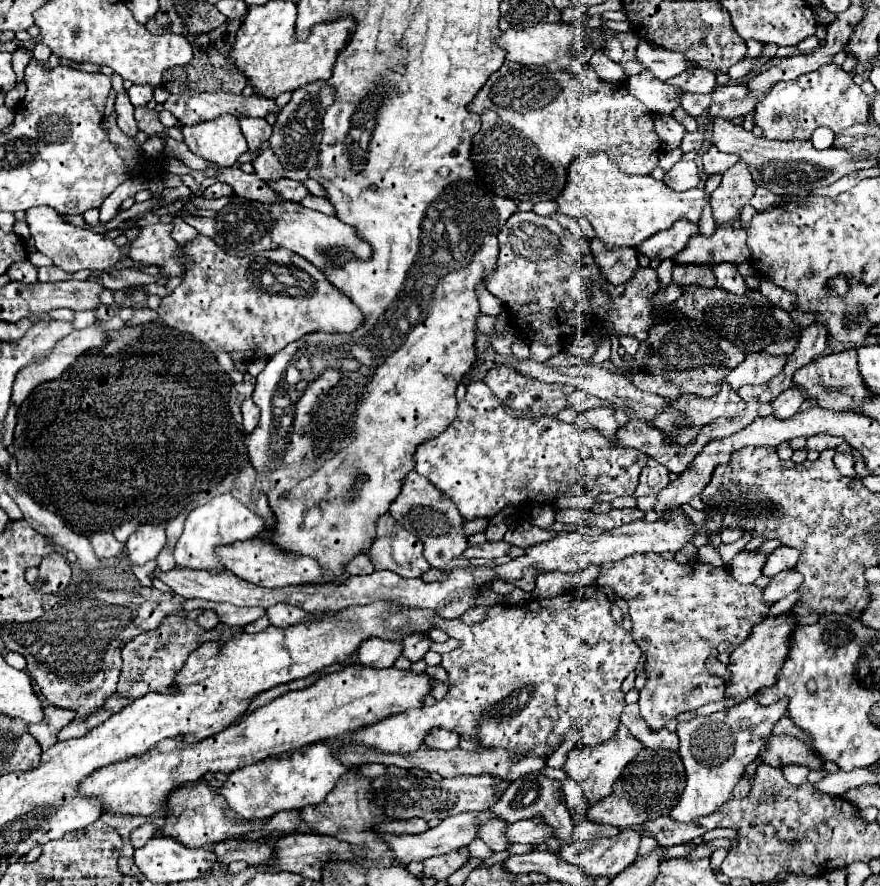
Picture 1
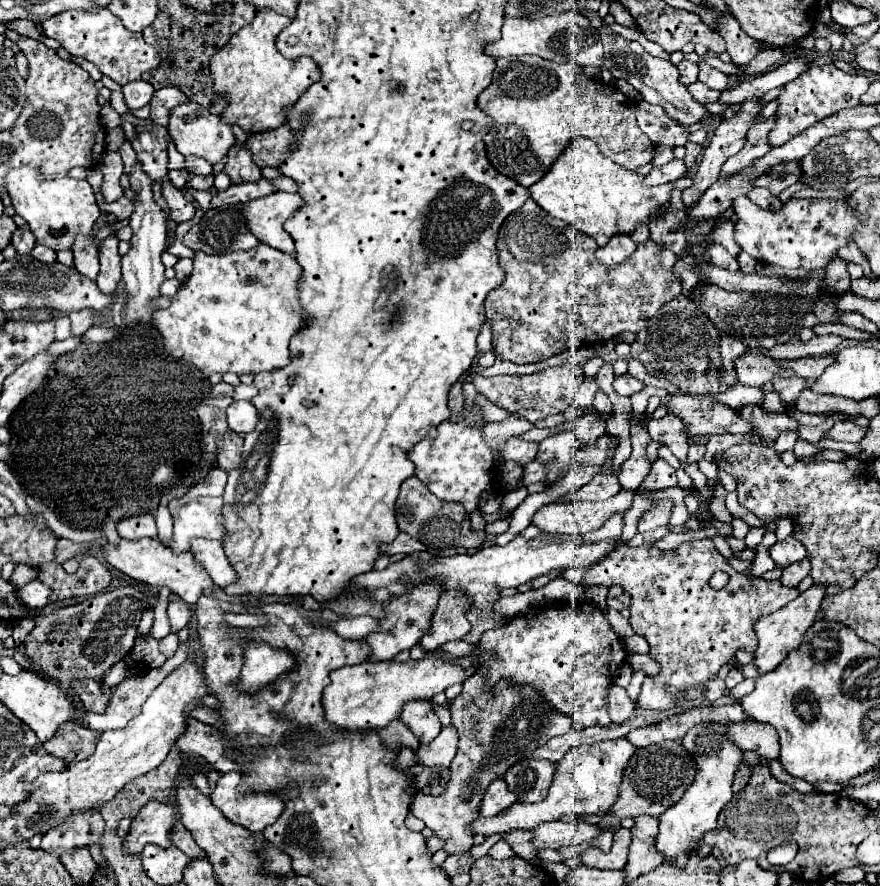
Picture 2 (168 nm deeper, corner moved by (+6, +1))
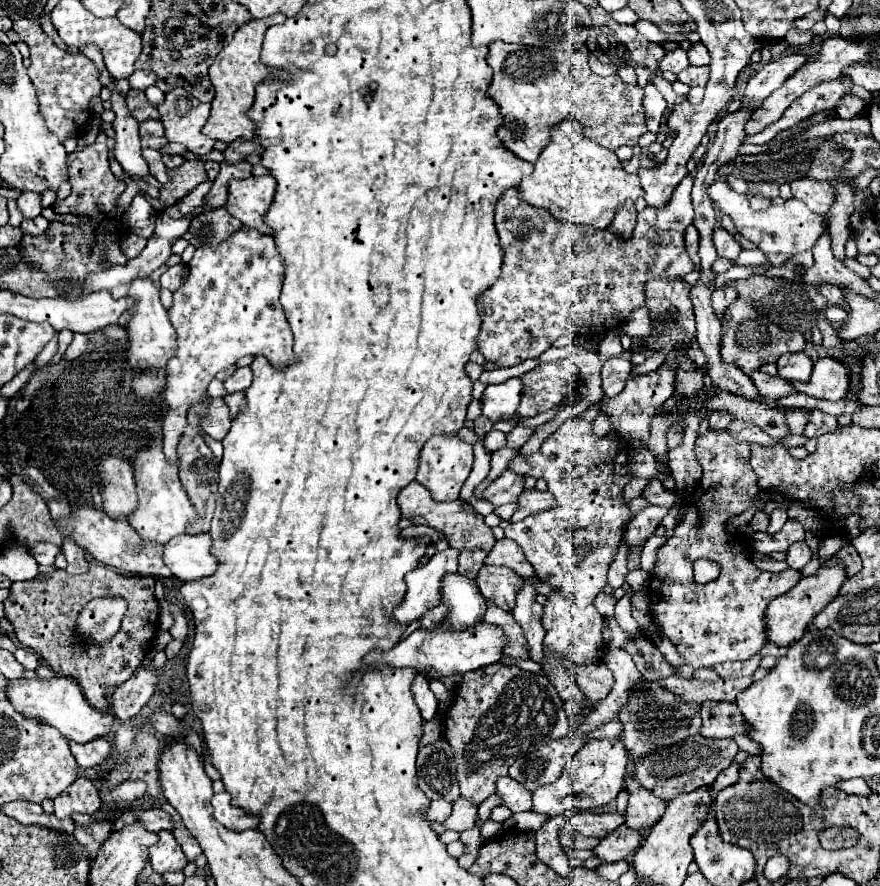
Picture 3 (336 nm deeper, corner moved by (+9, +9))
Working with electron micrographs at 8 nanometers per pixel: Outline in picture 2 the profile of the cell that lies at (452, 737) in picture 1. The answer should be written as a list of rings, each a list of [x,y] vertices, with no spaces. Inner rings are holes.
[[[413,700],[411,704],[405,704],[403,716],[399,718],[421,744],[429,744],[441,732],[441,722],[431,700]]]

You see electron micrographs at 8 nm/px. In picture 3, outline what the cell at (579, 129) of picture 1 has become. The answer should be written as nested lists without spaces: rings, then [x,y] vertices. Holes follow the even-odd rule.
[[[492,42],[488,52],[488,64],[494,70],[492,84],[488,88],[488,96],[500,106],[502,114],[502,126],[498,128],[500,142],[514,154],[520,156],[526,162],[536,162],[540,152],[550,142],[550,130],[568,118],[578,120],[586,129],[586,135],[590,140],[598,142],[600,146],[608,150],[616,150],[620,146],[636,146],[638,138],[646,132],[644,124],[644,108],[642,108],[642,88],[638,86],[626,86],[618,76],[600,78],[596,76],[588,66],[588,48],[582,44],[582,48],[554,52],[548,48],[536,48],[536,46],[522,46],[522,44],[504,44],[504,42]]]

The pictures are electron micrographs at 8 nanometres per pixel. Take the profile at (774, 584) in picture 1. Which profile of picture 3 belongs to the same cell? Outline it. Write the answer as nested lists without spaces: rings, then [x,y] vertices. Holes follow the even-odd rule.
[[[796,542],[792,544],[792,548],[788,548],[786,552],[786,562],[792,570],[802,570],[806,562],[810,562],[812,558],[812,552],[810,548],[806,546],[806,542]]]

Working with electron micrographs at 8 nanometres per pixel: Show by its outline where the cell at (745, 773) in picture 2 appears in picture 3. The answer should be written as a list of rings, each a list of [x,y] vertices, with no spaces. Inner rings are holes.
[[[732,762],[724,772],[720,772],[720,776],[716,778],[712,790],[718,794],[722,788],[726,788],[726,786],[738,782],[738,772],[740,772],[740,764],[738,764],[738,762]]]

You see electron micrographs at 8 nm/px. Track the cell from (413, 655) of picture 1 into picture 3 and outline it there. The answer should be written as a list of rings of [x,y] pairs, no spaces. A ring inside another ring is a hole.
[[[444,574],[440,582],[440,600],[448,606],[444,624],[454,632],[476,626],[486,610],[486,600],[480,596],[476,582],[462,574]]]

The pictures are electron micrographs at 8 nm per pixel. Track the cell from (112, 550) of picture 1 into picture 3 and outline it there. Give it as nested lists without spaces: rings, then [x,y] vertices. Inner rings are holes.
[[[36,544],[30,550],[30,554],[36,558],[36,562],[44,564],[44,566],[52,566],[58,552],[60,552],[60,546],[54,546],[54,544]]]

